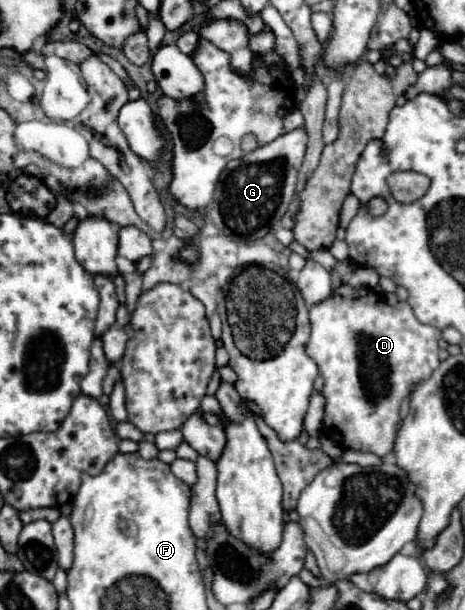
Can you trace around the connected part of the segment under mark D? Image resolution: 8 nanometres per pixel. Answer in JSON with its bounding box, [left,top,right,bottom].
[306,284,440,458]

